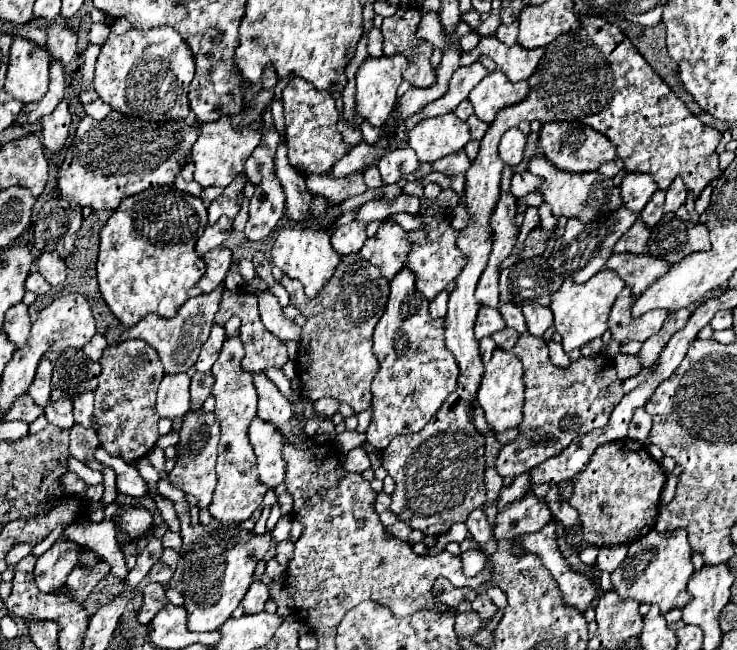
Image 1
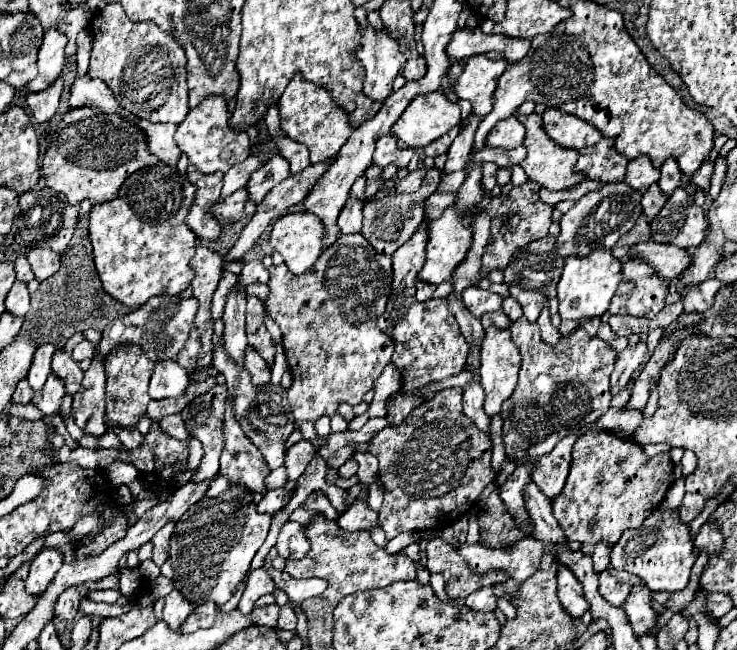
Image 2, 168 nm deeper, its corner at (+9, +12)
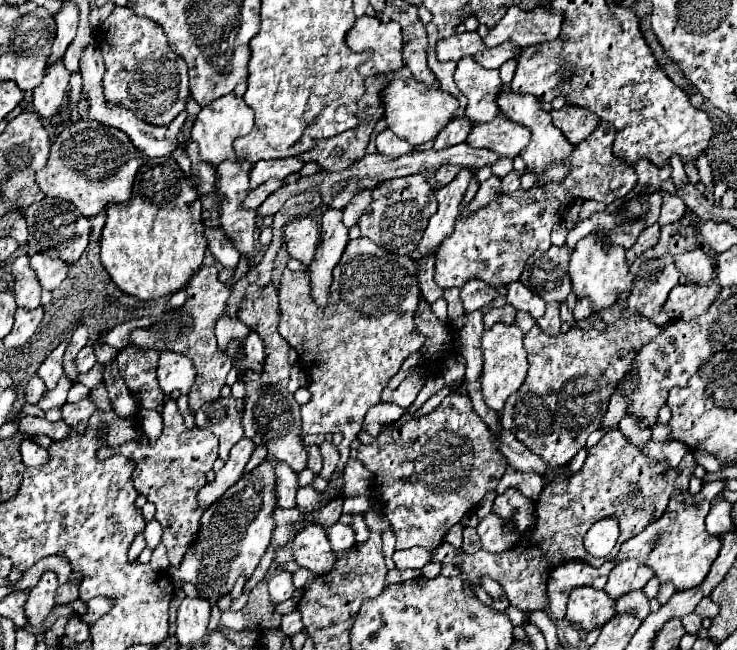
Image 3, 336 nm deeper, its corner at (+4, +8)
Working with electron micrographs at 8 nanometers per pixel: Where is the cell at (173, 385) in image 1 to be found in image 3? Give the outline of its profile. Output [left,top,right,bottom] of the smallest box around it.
[158,350,196,396]

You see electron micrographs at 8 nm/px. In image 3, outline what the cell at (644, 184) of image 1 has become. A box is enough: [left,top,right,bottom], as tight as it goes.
[634,158,670,192]

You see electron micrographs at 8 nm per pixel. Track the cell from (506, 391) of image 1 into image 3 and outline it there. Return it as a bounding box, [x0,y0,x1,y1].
[482,324,528,412]

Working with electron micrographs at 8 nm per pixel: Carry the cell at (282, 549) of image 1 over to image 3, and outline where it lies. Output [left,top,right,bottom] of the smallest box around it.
[294,526,334,576]

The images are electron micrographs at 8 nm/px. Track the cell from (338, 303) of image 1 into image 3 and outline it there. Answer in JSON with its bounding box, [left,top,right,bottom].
[280,238,426,464]

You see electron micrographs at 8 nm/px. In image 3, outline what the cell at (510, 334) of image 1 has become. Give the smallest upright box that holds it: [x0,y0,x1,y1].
[484,304,516,328]

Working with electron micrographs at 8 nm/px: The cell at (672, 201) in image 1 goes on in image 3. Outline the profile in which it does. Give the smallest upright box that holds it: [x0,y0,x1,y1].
[670,156,688,190]

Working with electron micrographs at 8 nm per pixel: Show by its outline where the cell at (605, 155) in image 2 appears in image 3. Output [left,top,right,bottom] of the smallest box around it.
[436,122,636,288]

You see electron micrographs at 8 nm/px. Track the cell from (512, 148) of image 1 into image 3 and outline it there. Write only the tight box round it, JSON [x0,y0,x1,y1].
[466,116,530,158]

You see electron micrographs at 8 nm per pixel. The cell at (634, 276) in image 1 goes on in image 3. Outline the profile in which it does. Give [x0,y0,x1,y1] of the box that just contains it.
[676,250,716,284]

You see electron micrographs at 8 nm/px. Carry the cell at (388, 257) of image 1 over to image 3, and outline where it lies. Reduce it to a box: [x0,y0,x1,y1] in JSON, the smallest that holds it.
[358,174,438,254]

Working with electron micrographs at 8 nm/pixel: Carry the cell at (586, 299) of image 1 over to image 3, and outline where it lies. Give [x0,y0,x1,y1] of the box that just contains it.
[568,236,632,312]

